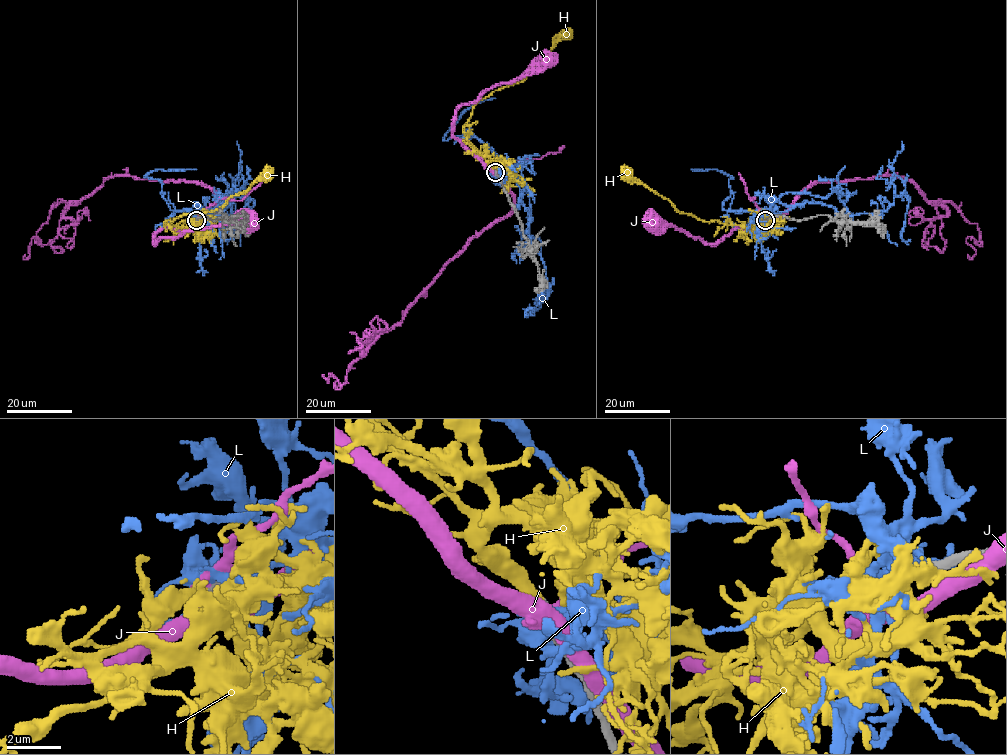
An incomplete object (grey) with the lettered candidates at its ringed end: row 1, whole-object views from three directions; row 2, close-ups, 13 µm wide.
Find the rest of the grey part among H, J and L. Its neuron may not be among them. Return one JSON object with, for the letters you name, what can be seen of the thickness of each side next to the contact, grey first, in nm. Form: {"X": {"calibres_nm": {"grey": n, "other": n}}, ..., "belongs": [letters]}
{"H": {"calibres_nm": {"grey": 420, "other": 300}}, "belongs": ["H"]}

